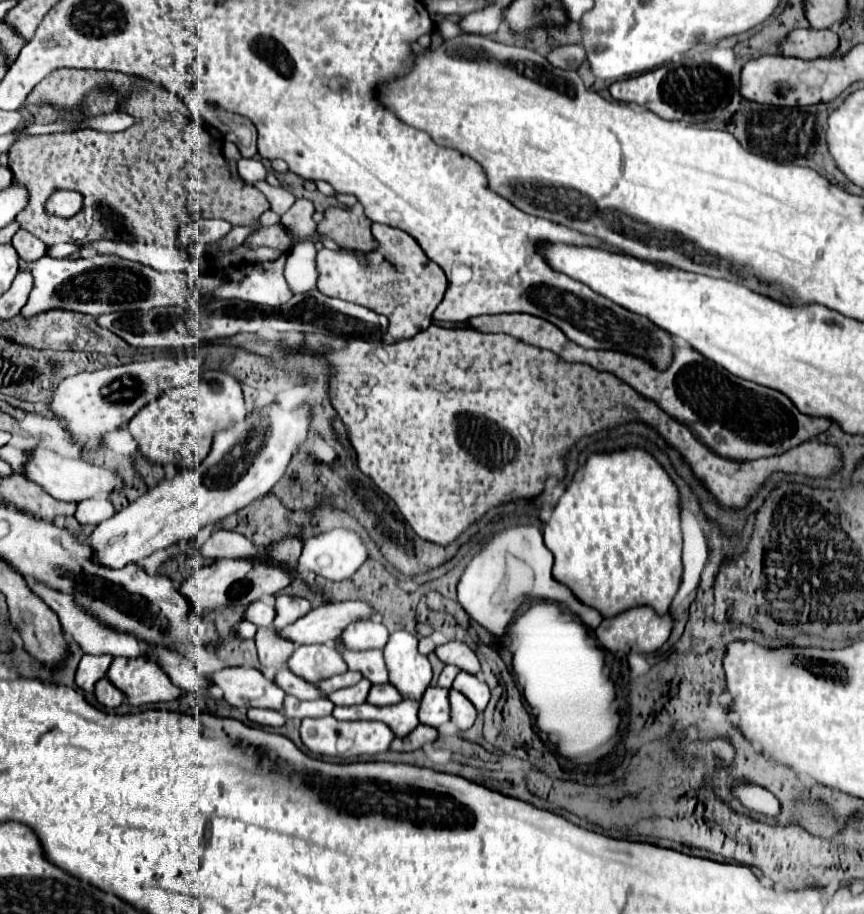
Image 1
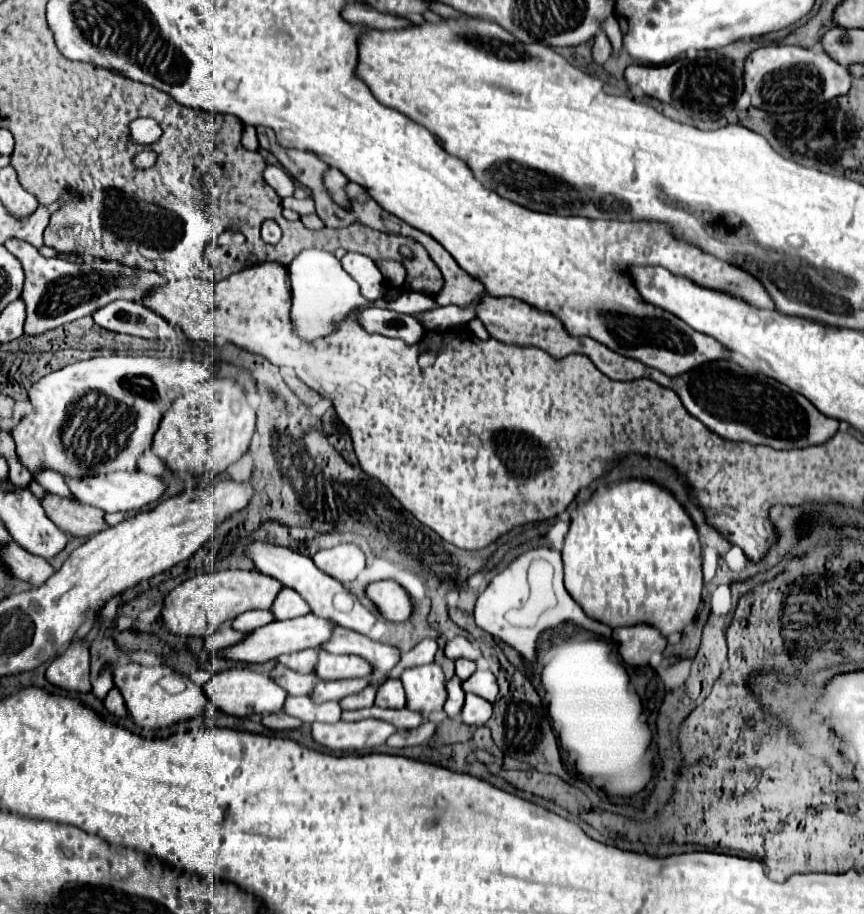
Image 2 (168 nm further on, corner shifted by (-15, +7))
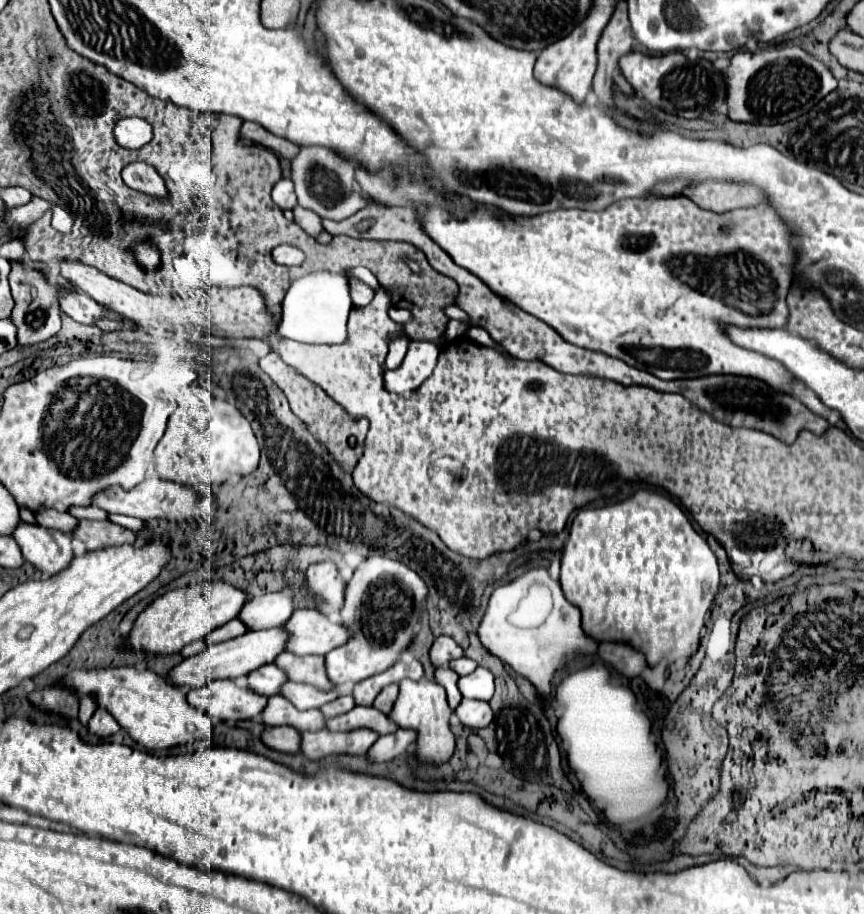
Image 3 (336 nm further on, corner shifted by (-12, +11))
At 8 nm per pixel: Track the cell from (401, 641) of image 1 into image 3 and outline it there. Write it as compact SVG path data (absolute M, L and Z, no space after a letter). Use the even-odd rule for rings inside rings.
M425 678L419 682L413 682L413 680L399 682L399 696L395 700L393 710L389 712L389 716L397 722L399 728L417 730L415 756L419 762L433 764L433 766L441 766L449 762L455 752L455 736L449 728L451 714L453 710L447 704L445 690L441 690L441 686L435 684L433 680L425 680Z

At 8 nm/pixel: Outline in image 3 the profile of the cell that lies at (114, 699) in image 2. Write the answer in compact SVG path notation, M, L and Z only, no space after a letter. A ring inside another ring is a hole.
M103 708L95 710L95 714L91 716L87 726L89 726L89 734L93 734L97 738L107 738L119 730L117 720L109 712L105 712Z

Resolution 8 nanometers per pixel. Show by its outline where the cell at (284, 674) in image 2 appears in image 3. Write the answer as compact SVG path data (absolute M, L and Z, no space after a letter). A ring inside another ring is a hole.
M265 664L265 666L259 666L257 670L249 672L247 686L251 690L257 690L257 694L273 696L279 692L279 688L285 680L287 680L287 676L283 670L279 670L275 664Z

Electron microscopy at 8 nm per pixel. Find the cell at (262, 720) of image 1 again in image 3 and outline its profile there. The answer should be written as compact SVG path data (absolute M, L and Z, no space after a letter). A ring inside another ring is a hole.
M267 726L261 734L261 740L267 748L283 752L283 754L297 754L299 752L299 738L301 734L291 726Z

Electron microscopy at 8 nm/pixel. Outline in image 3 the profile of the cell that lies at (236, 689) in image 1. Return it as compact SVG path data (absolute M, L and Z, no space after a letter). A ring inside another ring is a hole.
M213 680L203 688L189 690L187 702L223 722L239 722L257 718L267 698L251 692L247 686L239 686L235 680Z

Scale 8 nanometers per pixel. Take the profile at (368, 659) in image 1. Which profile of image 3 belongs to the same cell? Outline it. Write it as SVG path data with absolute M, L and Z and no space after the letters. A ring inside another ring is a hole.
M297 610L293 618L285 622L285 630L293 634L293 638L289 638L289 652L297 656L323 656L349 640L349 632L341 624L329 622L315 610Z

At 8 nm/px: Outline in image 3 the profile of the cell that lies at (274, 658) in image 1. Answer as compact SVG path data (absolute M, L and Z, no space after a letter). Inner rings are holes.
M279 654L275 664L285 670L287 680L303 682L317 686L321 690L331 690L333 682L329 682L325 674L325 658L323 656L295 656L295 654Z

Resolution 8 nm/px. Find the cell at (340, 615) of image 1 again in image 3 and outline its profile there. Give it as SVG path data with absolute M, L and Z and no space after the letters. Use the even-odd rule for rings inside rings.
M271 628L271 630L259 630L259 632L249 630L243 636L237 636L233 640L221 642L221 644L211 644L201 654L183 660L167 674L167 680L175 686L197 688L197 686L205 686L205 682L211 682L213 678L247 676L249 672L257 670L259 666L273 662L283 652L285 642L287 642L287 632L283 628Z

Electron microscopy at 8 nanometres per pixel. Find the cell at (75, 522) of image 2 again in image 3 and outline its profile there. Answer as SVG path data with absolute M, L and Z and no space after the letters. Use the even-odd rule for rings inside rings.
M81 520L79 526L73 532L73 538L81 540L87 550L103 550L105 546L115 546L115 544L133 544L135 534L127 528L121 528L119 524L113 522L91 522L91 520Z

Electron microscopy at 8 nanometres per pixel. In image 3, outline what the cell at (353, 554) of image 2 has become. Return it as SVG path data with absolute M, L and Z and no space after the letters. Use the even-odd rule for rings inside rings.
M319 562L307 568L305 582L309 584L309 594L317 596L319 600L305 602L303 598L297 598L297 594L291 594L295 610L317 610L325 616L333 616L343 606L343 592L345 584L337 576L337 568L333 562Z

